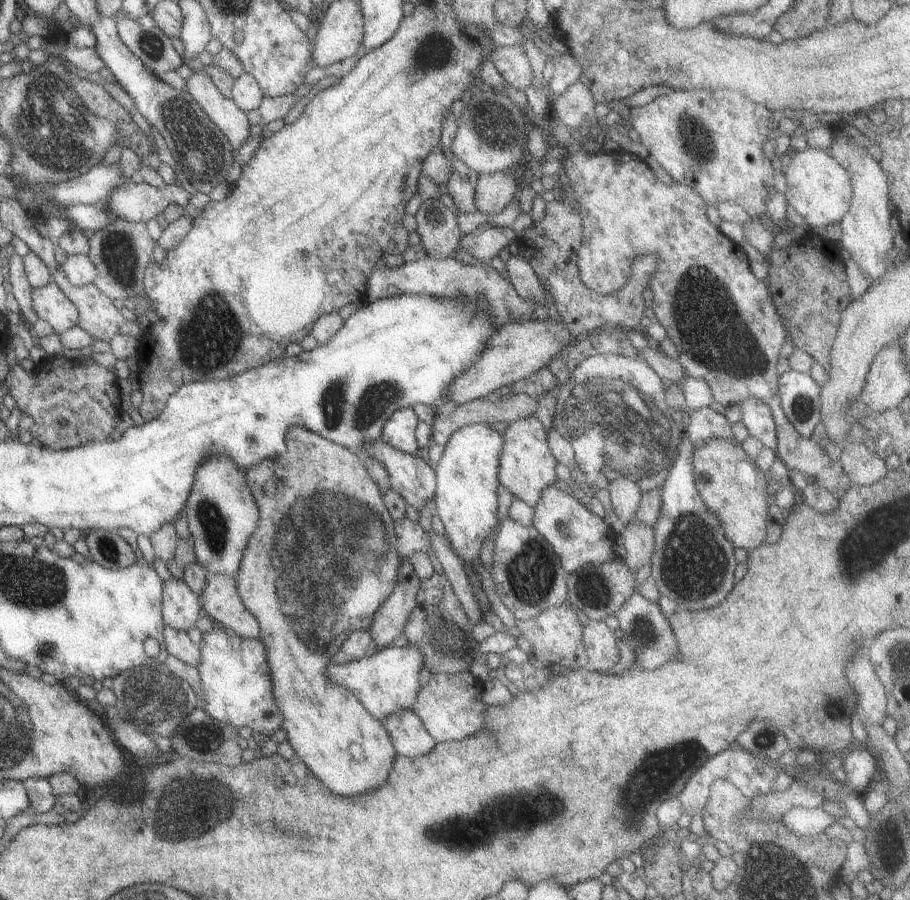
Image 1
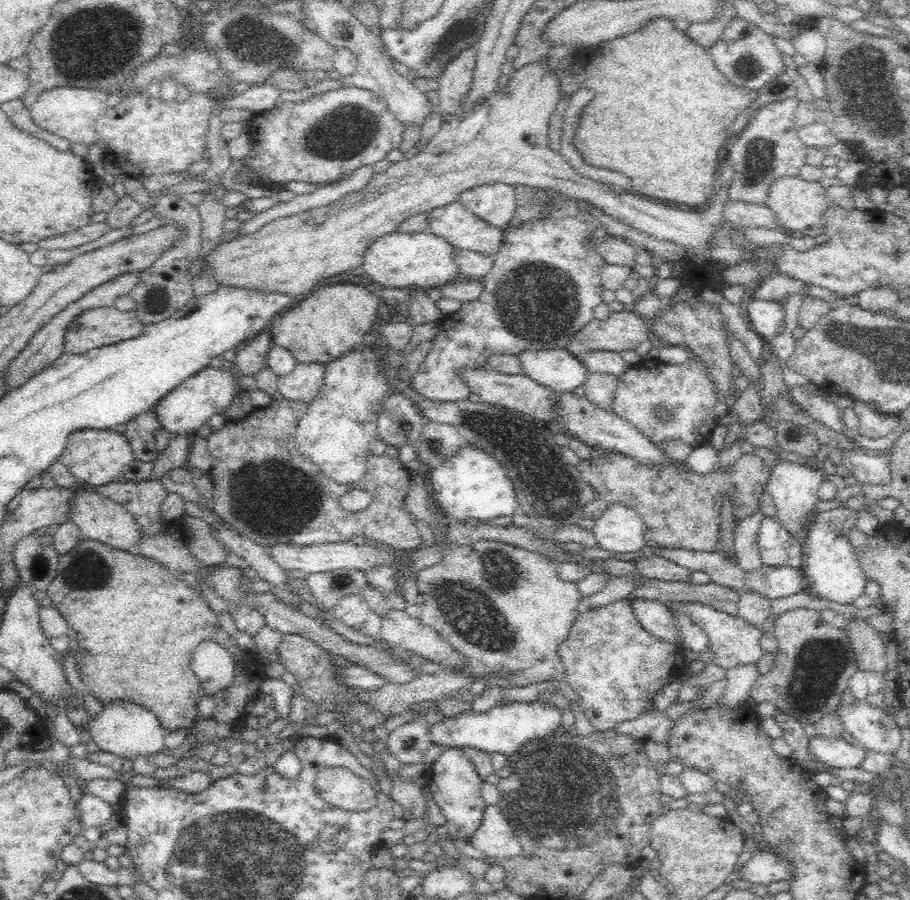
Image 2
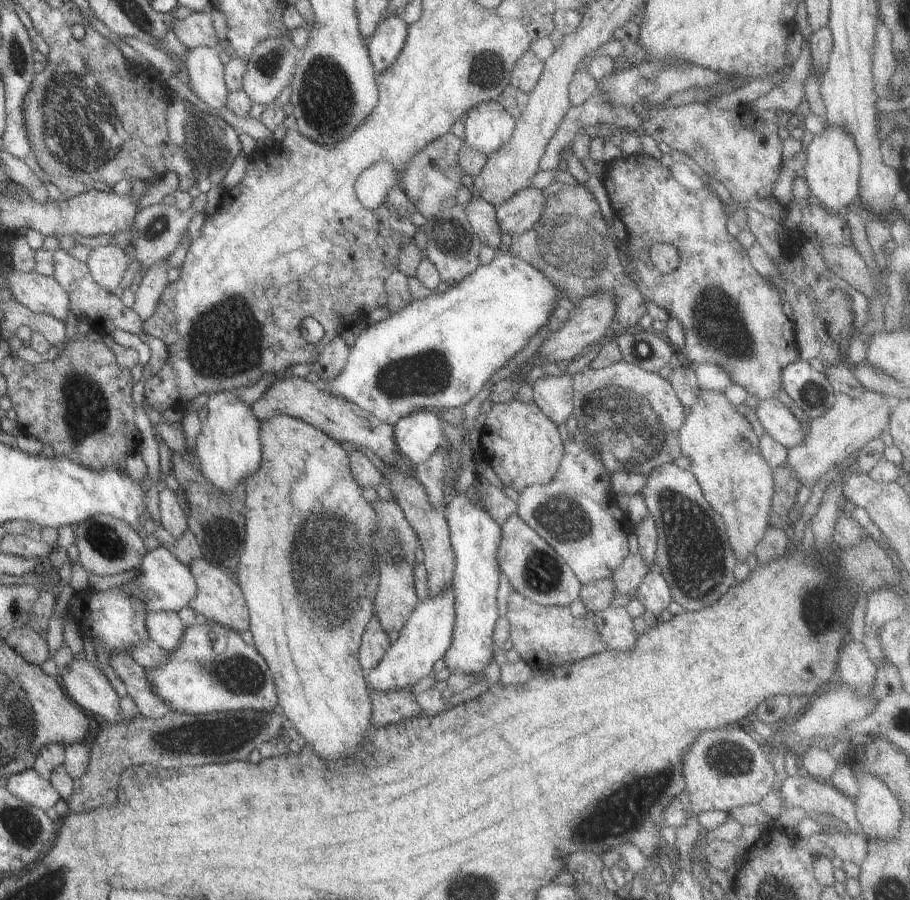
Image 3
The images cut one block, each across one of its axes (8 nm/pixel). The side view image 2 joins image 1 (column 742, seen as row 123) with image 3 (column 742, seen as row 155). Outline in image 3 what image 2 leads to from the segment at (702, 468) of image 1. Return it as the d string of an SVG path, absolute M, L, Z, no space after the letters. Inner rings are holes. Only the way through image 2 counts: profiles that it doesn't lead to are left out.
M700 390L685 412L685 420L677 431L677 442L680 454L689 460L689 470L707 504L723 521L736 562L746 562L768 527L774 493L772 468L759 454L758 437L749 421L736 411L723 392Z

